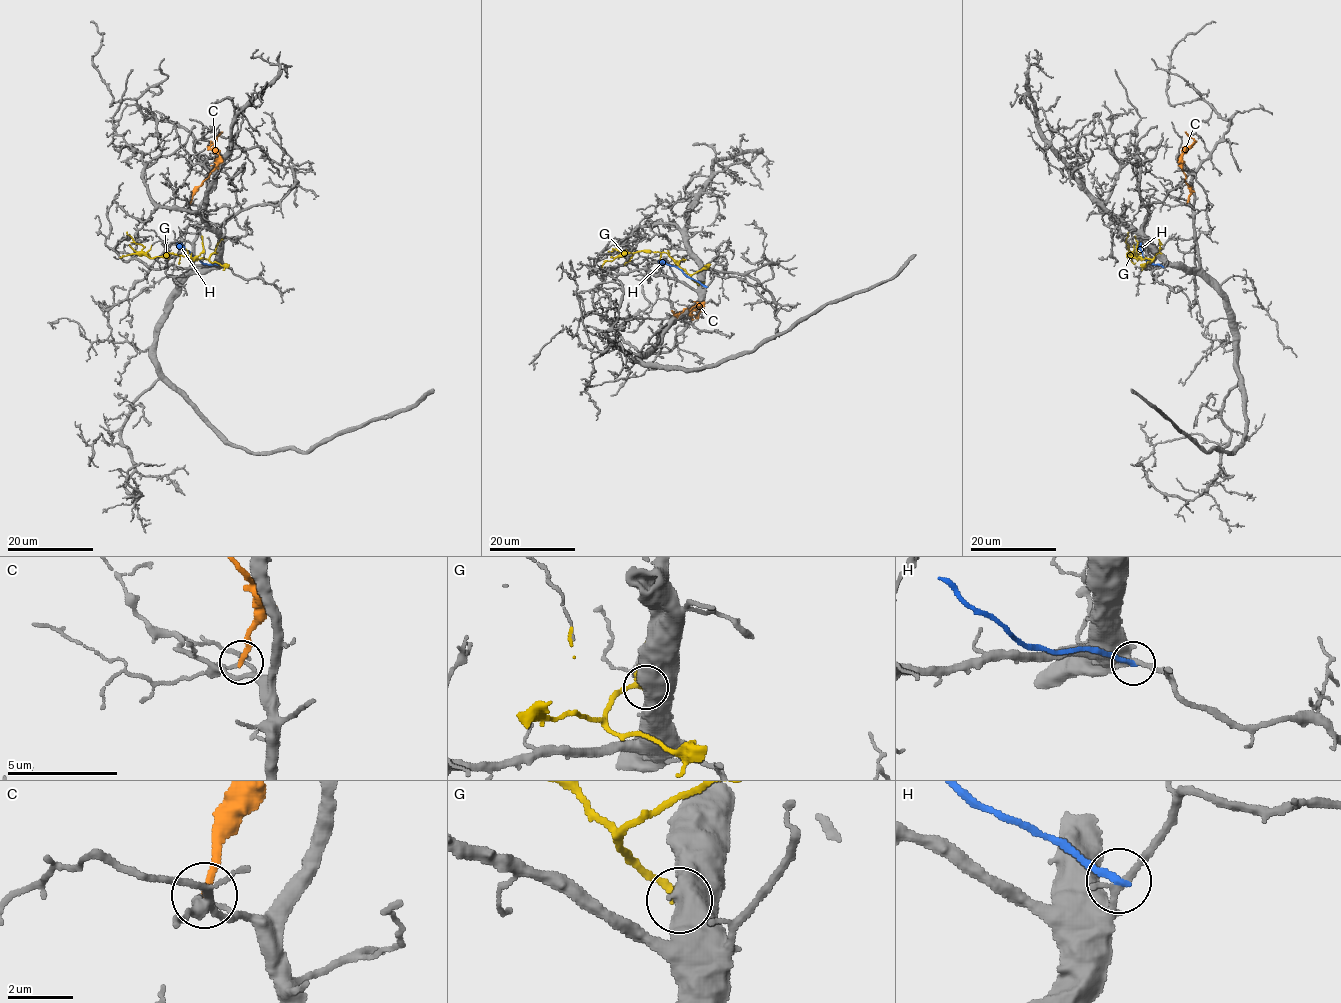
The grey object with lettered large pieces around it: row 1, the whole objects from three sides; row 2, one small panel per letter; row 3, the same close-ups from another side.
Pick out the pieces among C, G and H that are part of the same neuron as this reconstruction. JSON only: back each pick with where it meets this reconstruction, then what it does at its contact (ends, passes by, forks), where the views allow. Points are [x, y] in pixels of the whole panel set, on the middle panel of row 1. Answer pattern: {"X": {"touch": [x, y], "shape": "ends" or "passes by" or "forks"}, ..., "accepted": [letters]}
{"accepted": []}

